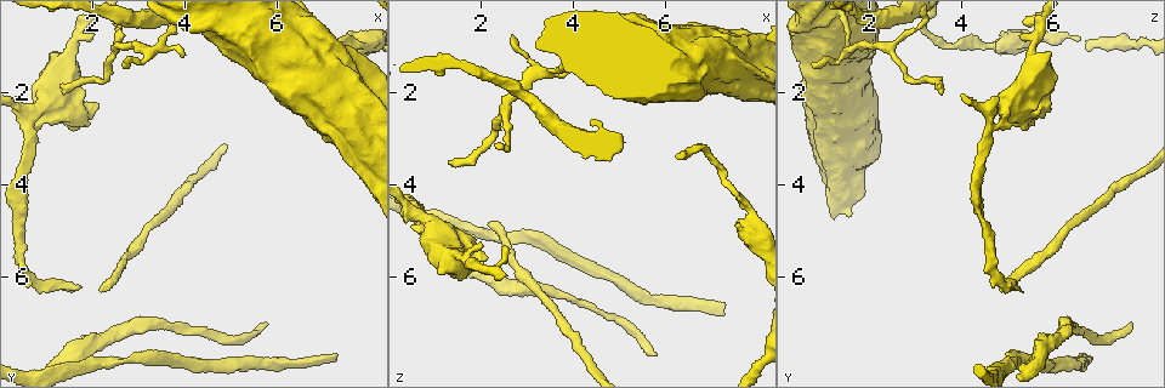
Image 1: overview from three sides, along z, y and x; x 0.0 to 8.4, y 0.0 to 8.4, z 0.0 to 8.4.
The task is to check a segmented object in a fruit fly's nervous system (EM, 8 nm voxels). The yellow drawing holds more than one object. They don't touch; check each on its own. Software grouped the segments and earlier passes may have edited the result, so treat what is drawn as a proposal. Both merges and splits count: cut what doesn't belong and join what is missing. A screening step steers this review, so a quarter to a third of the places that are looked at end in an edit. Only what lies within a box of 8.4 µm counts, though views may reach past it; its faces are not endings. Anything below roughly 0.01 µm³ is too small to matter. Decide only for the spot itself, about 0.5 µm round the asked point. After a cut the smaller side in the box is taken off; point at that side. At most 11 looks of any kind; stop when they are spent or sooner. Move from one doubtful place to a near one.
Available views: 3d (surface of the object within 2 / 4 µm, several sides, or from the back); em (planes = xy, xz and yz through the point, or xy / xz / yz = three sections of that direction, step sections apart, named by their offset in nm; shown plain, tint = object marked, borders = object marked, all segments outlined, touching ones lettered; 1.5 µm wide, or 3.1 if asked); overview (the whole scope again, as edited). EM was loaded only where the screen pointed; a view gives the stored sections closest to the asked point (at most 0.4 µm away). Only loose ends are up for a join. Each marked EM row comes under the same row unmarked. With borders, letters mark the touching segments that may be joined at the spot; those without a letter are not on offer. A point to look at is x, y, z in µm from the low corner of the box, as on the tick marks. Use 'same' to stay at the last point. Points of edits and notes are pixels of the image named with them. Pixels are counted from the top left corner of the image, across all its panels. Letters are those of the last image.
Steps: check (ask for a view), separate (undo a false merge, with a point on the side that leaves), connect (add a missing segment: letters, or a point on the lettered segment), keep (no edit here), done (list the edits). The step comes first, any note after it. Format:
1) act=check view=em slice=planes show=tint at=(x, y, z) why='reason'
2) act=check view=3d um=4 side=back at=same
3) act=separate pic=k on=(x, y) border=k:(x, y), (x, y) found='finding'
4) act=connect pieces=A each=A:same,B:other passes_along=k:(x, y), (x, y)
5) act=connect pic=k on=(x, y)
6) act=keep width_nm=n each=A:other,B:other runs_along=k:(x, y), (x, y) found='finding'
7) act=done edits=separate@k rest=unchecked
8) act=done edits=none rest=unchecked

act=check view=3d um=2 at=(1.35, 2.00, 3.60) why='thin end'

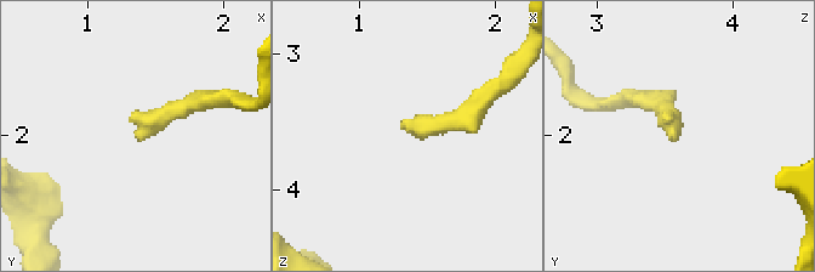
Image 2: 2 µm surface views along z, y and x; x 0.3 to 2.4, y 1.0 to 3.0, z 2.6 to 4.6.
act=check view=em slice=yz step=4 show=borders at=(1.38, 2.06, 3.60) why='now the EM'

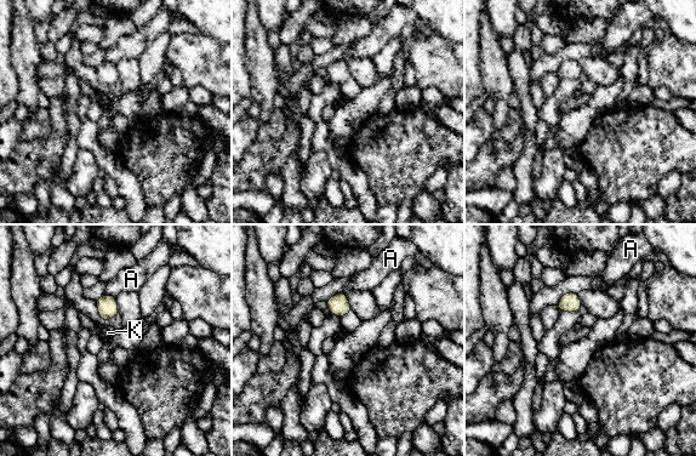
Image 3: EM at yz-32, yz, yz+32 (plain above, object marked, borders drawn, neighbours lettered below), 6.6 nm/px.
act=check view=em slice=planes show=borders at=same

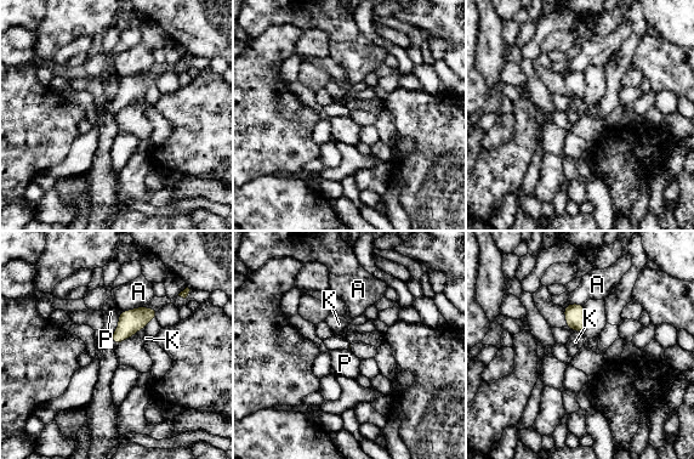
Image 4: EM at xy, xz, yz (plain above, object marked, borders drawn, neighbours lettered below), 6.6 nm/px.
act=keep each=A:other,K:other,P:other border=4:(120, 311), (117, 329), (111, 336) found='no lettered segment goes on from it'

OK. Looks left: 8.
act=check view=3d um=4 at=(2.50, 1.00, 2.40) why='a fork'

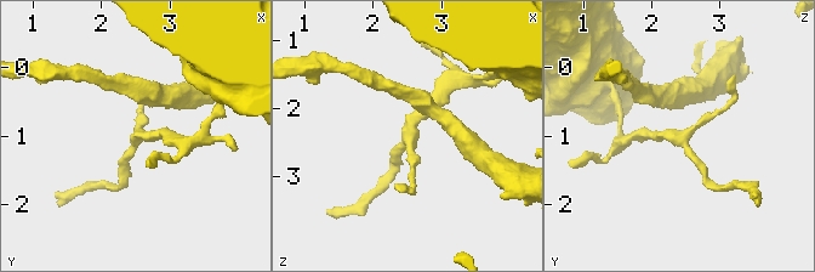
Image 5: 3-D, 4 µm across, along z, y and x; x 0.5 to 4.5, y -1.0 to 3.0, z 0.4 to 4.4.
act=check view=em slice=xy step=4 show=tint at=(2.50, 1.05, 2.40) why='need the tissue'

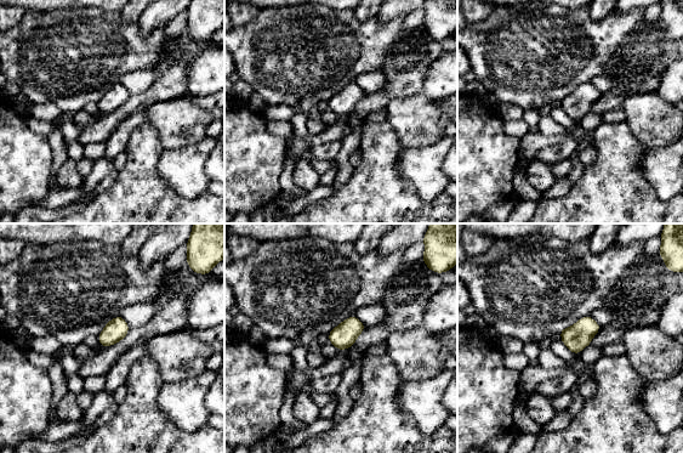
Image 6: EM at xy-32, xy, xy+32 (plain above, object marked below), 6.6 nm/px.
act=check view=em slice=planes show=borders at=same why='cut it another way'

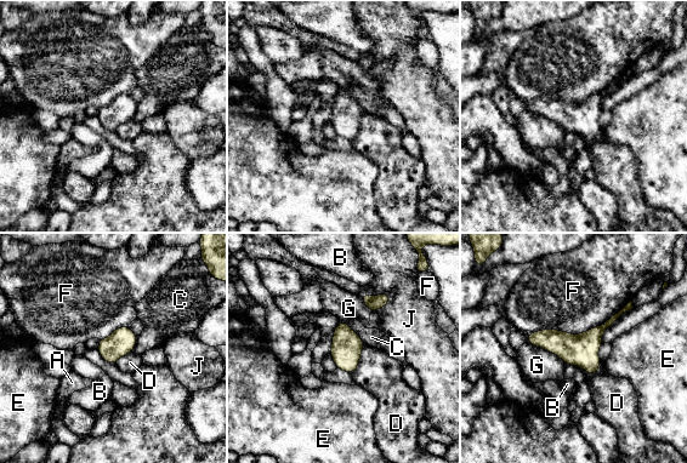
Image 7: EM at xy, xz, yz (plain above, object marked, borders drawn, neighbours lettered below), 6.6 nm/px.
act=keep width_nm=170 each=A:other,B:other,C:other,D:other,E:other,F:other,G:other,J:other border=7:(630, 299), (583, 332), (554, 330) found='one cell here'

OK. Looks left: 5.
act=check view=3d um=2 at=(5.75, 7.05, 7.65) why='long arm stops here'

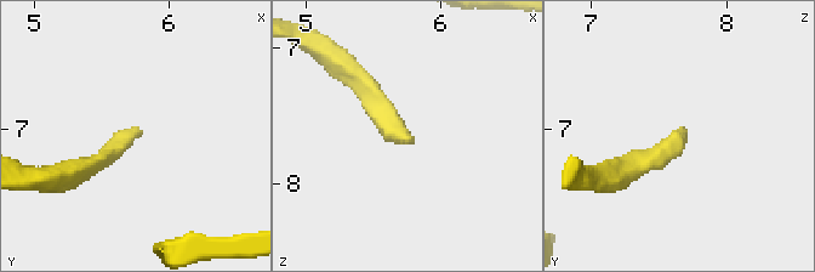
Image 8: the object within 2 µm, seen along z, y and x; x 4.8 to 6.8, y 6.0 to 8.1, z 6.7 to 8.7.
act=check view=em slice=xy step=8 show=borders at=(5.76, 7.04, 7.72) why='need the tissue'

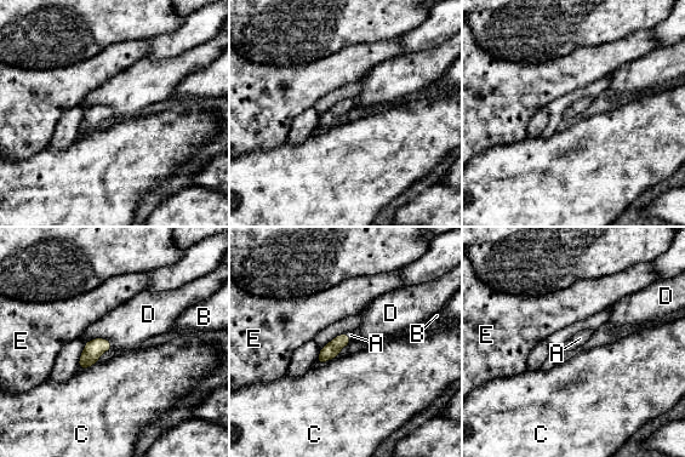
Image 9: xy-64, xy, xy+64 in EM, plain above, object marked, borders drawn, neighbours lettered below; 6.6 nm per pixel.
act=check view=em slice=planes show=borders at=same

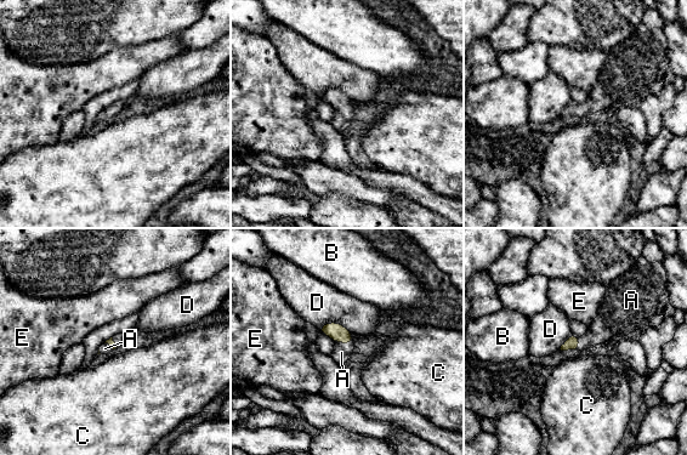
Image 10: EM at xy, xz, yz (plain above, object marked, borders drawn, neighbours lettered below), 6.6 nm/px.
act=connect pieces=A longest_contact=D:220nm each=A:same,B:other,C:other,D:other,E:other found='it goes on there'

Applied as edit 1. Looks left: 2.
act=check view=em slice=xz step=8 show=borders at=(7.25, 7.80, 6.85) why='branch stops here'

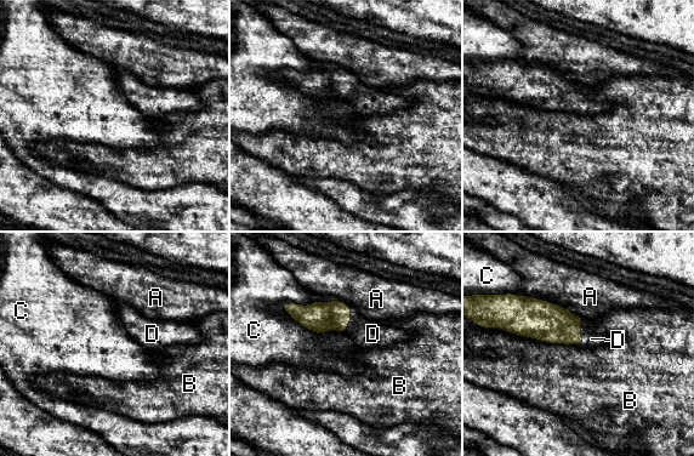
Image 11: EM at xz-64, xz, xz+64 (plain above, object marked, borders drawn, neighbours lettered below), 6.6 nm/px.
act=connect pieces=D longest_contact=B:550nm each=A:other,B:other,C:other,D:same found='it goes on there'

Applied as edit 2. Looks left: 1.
act=done edits=connect@10,connect@11 rest=unchecked

